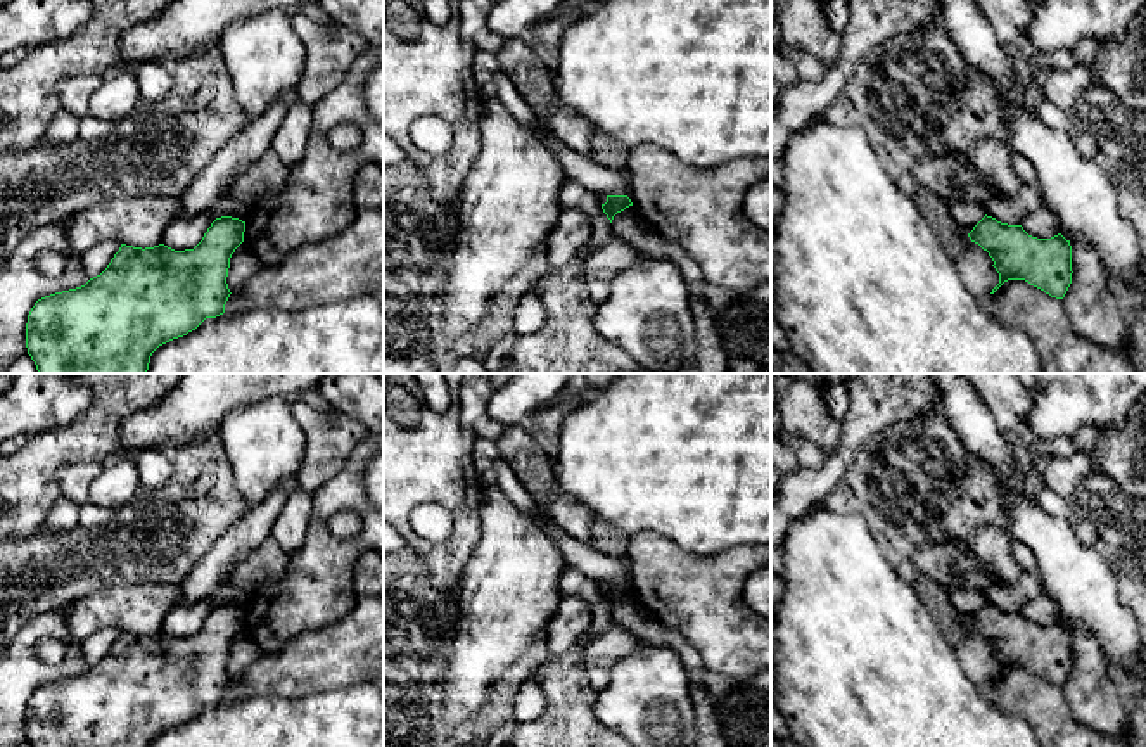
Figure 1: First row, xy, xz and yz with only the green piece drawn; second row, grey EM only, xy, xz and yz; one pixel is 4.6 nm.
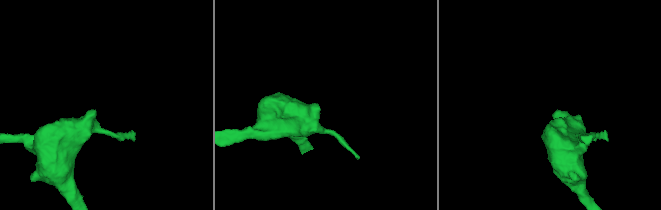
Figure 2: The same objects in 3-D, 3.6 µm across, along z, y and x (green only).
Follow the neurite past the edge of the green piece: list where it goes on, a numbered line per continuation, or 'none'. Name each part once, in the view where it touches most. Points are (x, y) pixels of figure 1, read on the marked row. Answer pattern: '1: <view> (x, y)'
none

